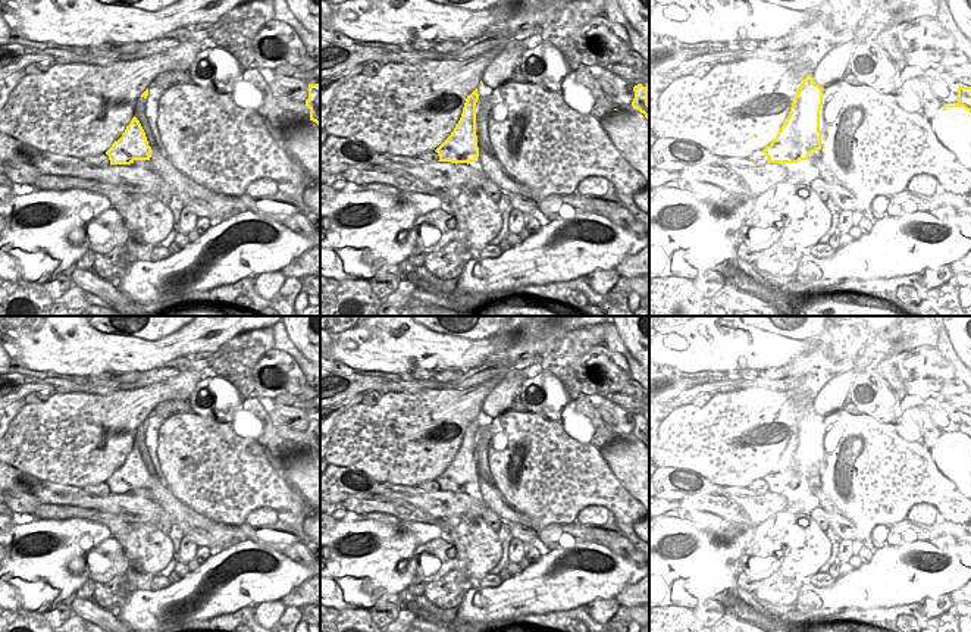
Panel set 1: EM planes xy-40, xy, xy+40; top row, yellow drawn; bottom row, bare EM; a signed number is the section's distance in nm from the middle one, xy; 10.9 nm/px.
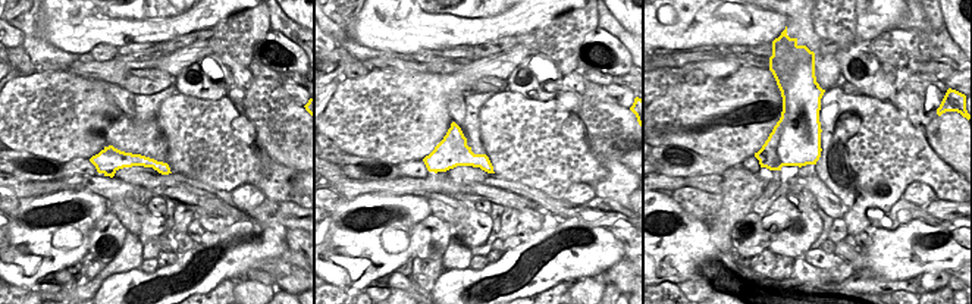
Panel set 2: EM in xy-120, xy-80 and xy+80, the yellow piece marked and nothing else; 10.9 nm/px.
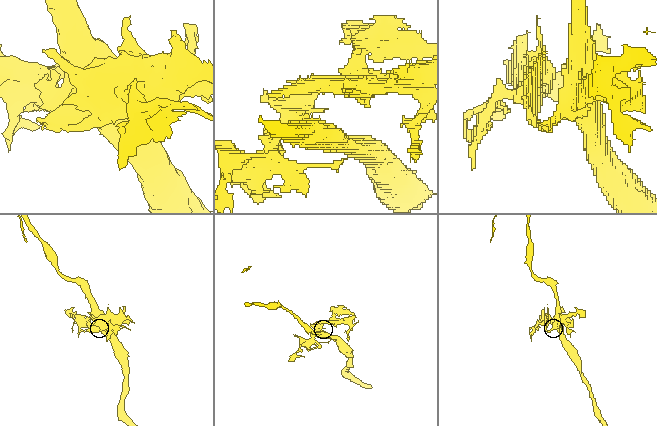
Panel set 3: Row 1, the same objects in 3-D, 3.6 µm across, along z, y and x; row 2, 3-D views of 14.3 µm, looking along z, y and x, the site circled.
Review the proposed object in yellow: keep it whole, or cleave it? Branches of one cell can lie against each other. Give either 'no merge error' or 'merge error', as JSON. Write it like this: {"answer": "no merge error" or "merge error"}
{"answer": "merge error"}

